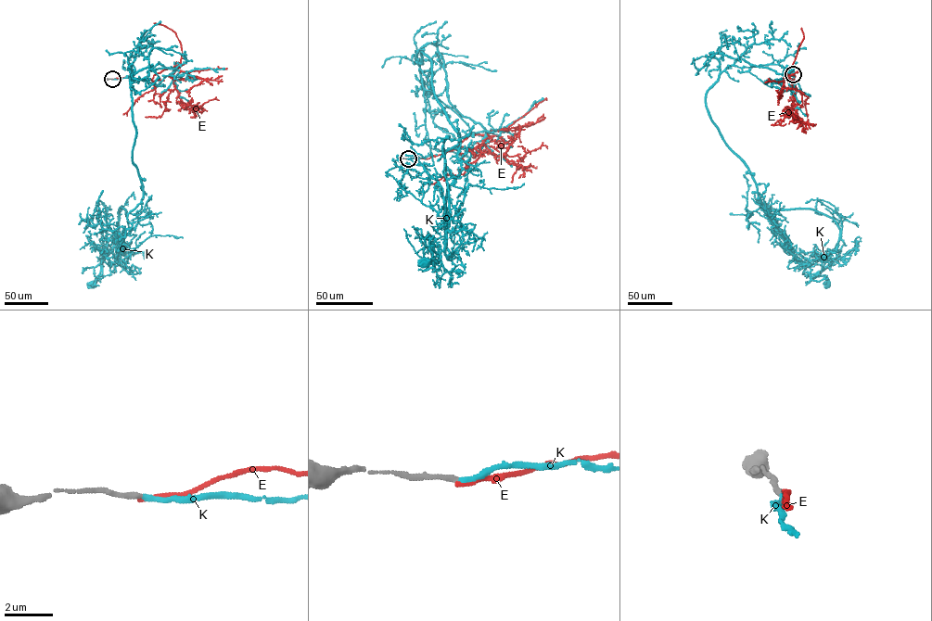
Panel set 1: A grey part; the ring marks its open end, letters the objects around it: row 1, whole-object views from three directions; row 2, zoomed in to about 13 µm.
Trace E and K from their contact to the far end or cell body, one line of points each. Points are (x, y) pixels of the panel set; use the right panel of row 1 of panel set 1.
E: (793, 74), (795, 76), (791, 82), (784, 74), (797, 99), (794, 115), (798, 122), (794, 116), (797, 118)
K: (793, 74), (729, 65), (706, 107), (760, 206), (813, 209), (836, 223), (838, 243), (817, 275), (826, 285)

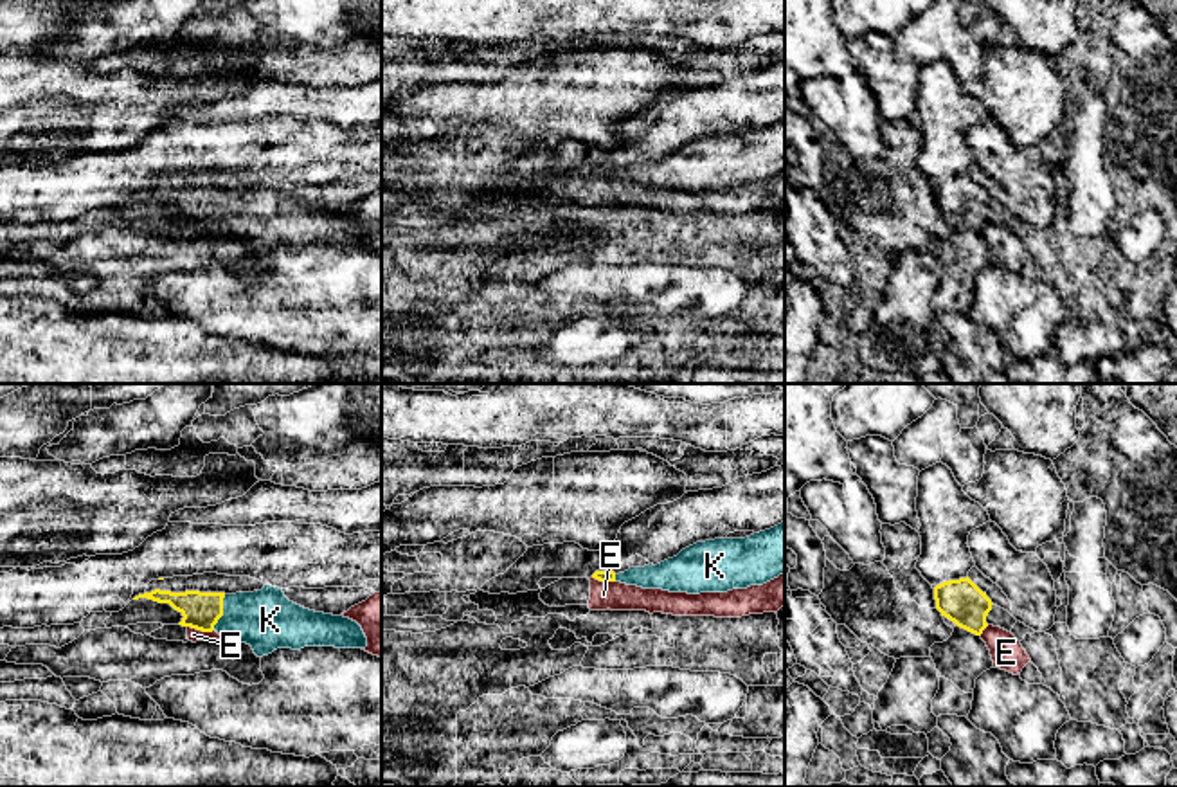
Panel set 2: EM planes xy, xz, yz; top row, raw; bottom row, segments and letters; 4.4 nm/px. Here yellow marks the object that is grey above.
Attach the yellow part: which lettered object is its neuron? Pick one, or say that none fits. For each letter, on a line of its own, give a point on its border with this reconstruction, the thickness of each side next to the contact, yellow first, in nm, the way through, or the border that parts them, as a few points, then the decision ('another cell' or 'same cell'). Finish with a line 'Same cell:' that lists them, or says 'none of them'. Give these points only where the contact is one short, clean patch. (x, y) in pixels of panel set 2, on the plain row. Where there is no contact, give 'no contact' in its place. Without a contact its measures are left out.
E: xy (200, 226) | 170/60 nm | along xy (188, 222), (198, 227), (213, 227) | another cell
K: xy (222, 209) | 170/280 nm | across xy (200, 208), (222, 209), (267, 217) | same cell
Same cell: K

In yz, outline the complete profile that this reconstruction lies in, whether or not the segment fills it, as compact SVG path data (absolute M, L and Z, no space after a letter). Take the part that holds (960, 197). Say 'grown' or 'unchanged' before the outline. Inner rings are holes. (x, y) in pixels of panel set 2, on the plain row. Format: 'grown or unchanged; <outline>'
unchanged; M968 173L934 184L936 205L957 223L981 232L988 223L992 196Z

